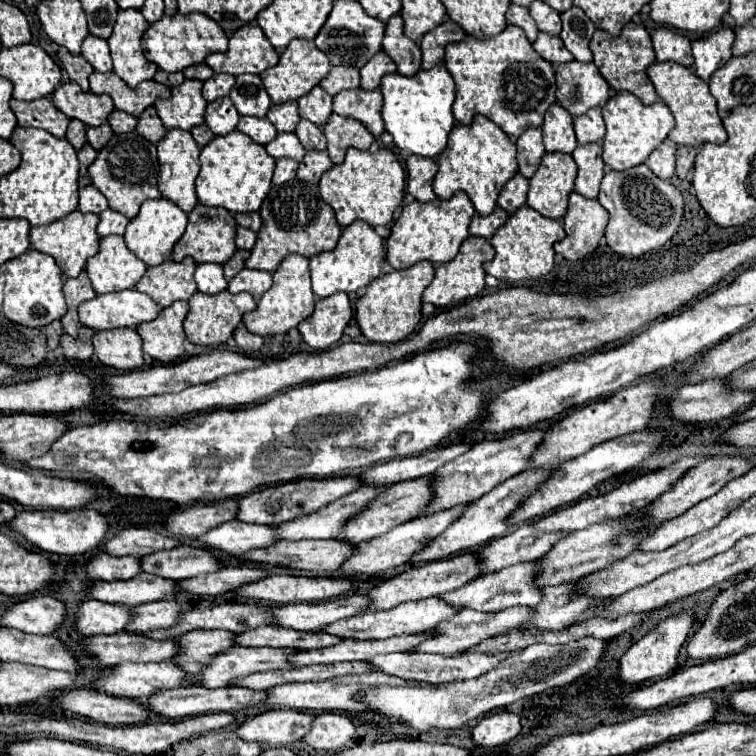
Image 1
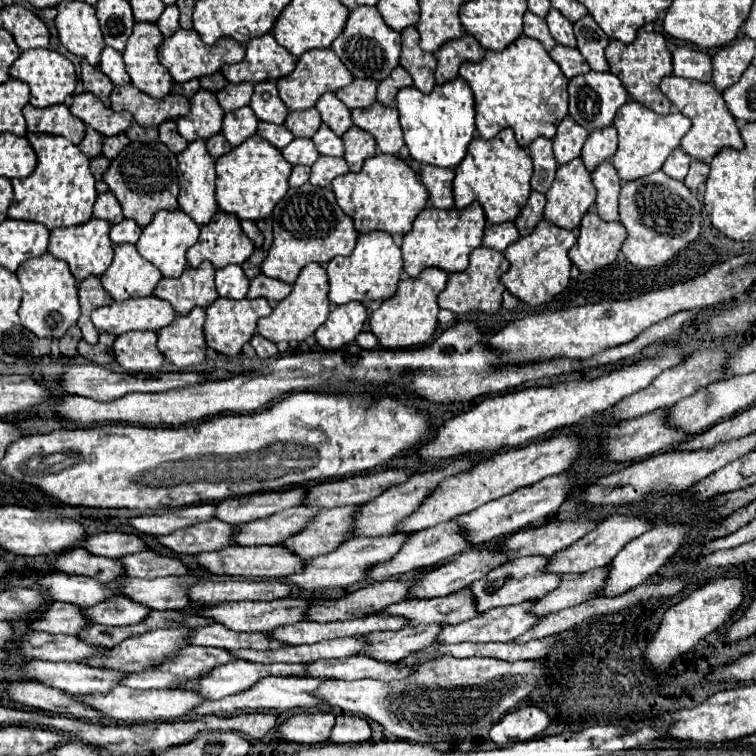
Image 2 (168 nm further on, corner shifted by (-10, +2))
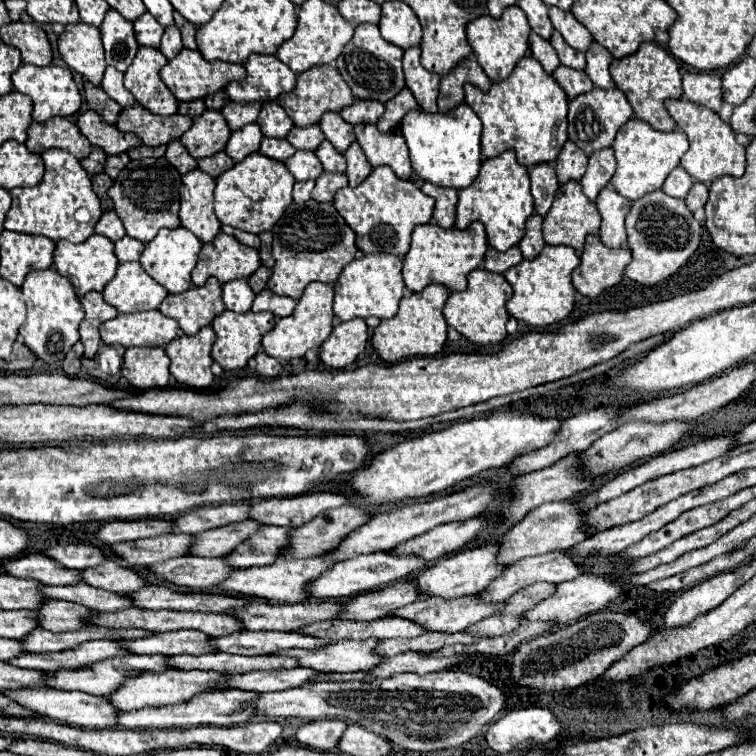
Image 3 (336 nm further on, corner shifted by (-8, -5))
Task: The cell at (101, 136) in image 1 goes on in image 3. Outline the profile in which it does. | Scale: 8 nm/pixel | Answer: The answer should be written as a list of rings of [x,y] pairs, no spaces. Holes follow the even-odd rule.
[[[120,154],[120,156],[108,156],[108,160],[106,160],[106,168],[104,168],[104,172],[114,180],[116,176],[118,176],[118,172],[126,166],[130,162],[130,158],[128,158],[128,154]]]

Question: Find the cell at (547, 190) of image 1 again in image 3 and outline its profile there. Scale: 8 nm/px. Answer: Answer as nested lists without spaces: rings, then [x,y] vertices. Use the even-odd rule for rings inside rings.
[[[576,182],[562,184],[556,192],[554,204],[550,212],[544,218],[542,224],[542,234],[546,244],[550,246],[572,246],[576,252],[584,248],[584,238],[588,234],[598,234],[600,230],[600,214],[596,210],[596,204],[590,202],[586,196],[582,196],[582,188]]]

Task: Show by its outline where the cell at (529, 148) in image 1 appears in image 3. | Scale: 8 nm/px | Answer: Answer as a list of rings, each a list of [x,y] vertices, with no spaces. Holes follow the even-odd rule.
[[[538,164],[530,170],[532,180],[532,196],[534,196],[534,208],[540,216],[546,216],[546,212],[552,206],[554,194],[558,190],[558,178],[552,168],[552,164]]]

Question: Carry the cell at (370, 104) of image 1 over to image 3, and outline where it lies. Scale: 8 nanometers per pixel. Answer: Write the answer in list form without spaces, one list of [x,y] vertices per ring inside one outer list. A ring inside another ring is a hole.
[[[358,124],[354,132],[372,168],[390,166],[398,178],[408,180],[412,176],[408,148],[400,132],[384,134],[374,124]]]

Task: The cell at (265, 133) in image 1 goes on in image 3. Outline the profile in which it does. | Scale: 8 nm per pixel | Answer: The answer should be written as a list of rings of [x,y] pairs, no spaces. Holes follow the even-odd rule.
[[[264,138],[262,144],[260,144],[260,152],[268,158],[274,158],[274,160],[280,160],[284,162],[286,158],[290,158],[296,150],[290,146],[288,140],[284,138]]]

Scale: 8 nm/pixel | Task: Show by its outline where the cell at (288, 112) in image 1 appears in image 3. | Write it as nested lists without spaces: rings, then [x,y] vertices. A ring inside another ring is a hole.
[[[318,124],[314,126],[306,126],[306,128],[298,128],[294,126],[290,130],[290,136],[286,136],[286,140],[296,148],[296,150],[316,150],[320,146],[320,142],[324,140],[324,134],[320,130]]]

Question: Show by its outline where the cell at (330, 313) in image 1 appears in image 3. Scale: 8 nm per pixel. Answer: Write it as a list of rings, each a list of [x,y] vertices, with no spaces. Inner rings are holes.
[[[362,318],[340,322],[334,326],[328,340],[320,346],[320,360],[328,368],[346,368],[358,354],[364,352],[368,342],[368,326]]]

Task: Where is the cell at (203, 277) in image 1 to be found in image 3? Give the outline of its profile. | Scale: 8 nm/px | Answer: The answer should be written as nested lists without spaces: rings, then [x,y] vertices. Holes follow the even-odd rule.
[[[232,280],[232,282],[224,284],[222,298],[224,298],[226,308],[232,312],[238,312],[238,314],[248,312],[252,308],[254,296],[256,294],[252,292],[252,288],[248,286],[246,280]]]

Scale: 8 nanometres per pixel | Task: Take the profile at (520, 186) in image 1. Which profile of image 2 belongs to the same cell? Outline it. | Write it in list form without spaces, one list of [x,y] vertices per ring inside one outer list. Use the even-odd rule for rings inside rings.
[[[536,191],[530,193],[526,205],[520,209],[520,213],[518,213],[516,221],[514,221],[514,225],[516,225],[518,231],[520,231],[520,235],[528,235],[528,233],[534,229],[534,225],[542,219],[544,203],[546,203],[544,193],[536,193]]]

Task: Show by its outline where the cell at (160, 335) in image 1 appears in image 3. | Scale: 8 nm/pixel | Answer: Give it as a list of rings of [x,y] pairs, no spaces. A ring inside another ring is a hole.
[[[210,326],[194,336],[180,336],[166,346],[170,358],[170,374],[184,386],[194,390],[208,390],[214,384],[212,366],[212,344],[216,334]]]

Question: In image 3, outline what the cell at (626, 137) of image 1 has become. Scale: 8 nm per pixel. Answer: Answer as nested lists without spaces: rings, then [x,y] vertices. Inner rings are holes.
[[[632,118],[628,120],[616,134],[614,140],[614,156],[616,156],[616,172],[610,180],[612,188],[618,190],[628,200],[638,200],[648,192],[660,190],[668,174],[680,164],[680,158],[688,150],[688,138],[684,132],[674,130],[674,132],[658,132],[650,124]]]

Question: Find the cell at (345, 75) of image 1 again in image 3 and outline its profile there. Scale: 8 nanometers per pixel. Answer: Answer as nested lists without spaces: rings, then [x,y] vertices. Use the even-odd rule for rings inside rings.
[[[356,100],[356,104],[344,108],[340,116],[350,124],[376,124],[382,116],[384,106],[376,100]]]

